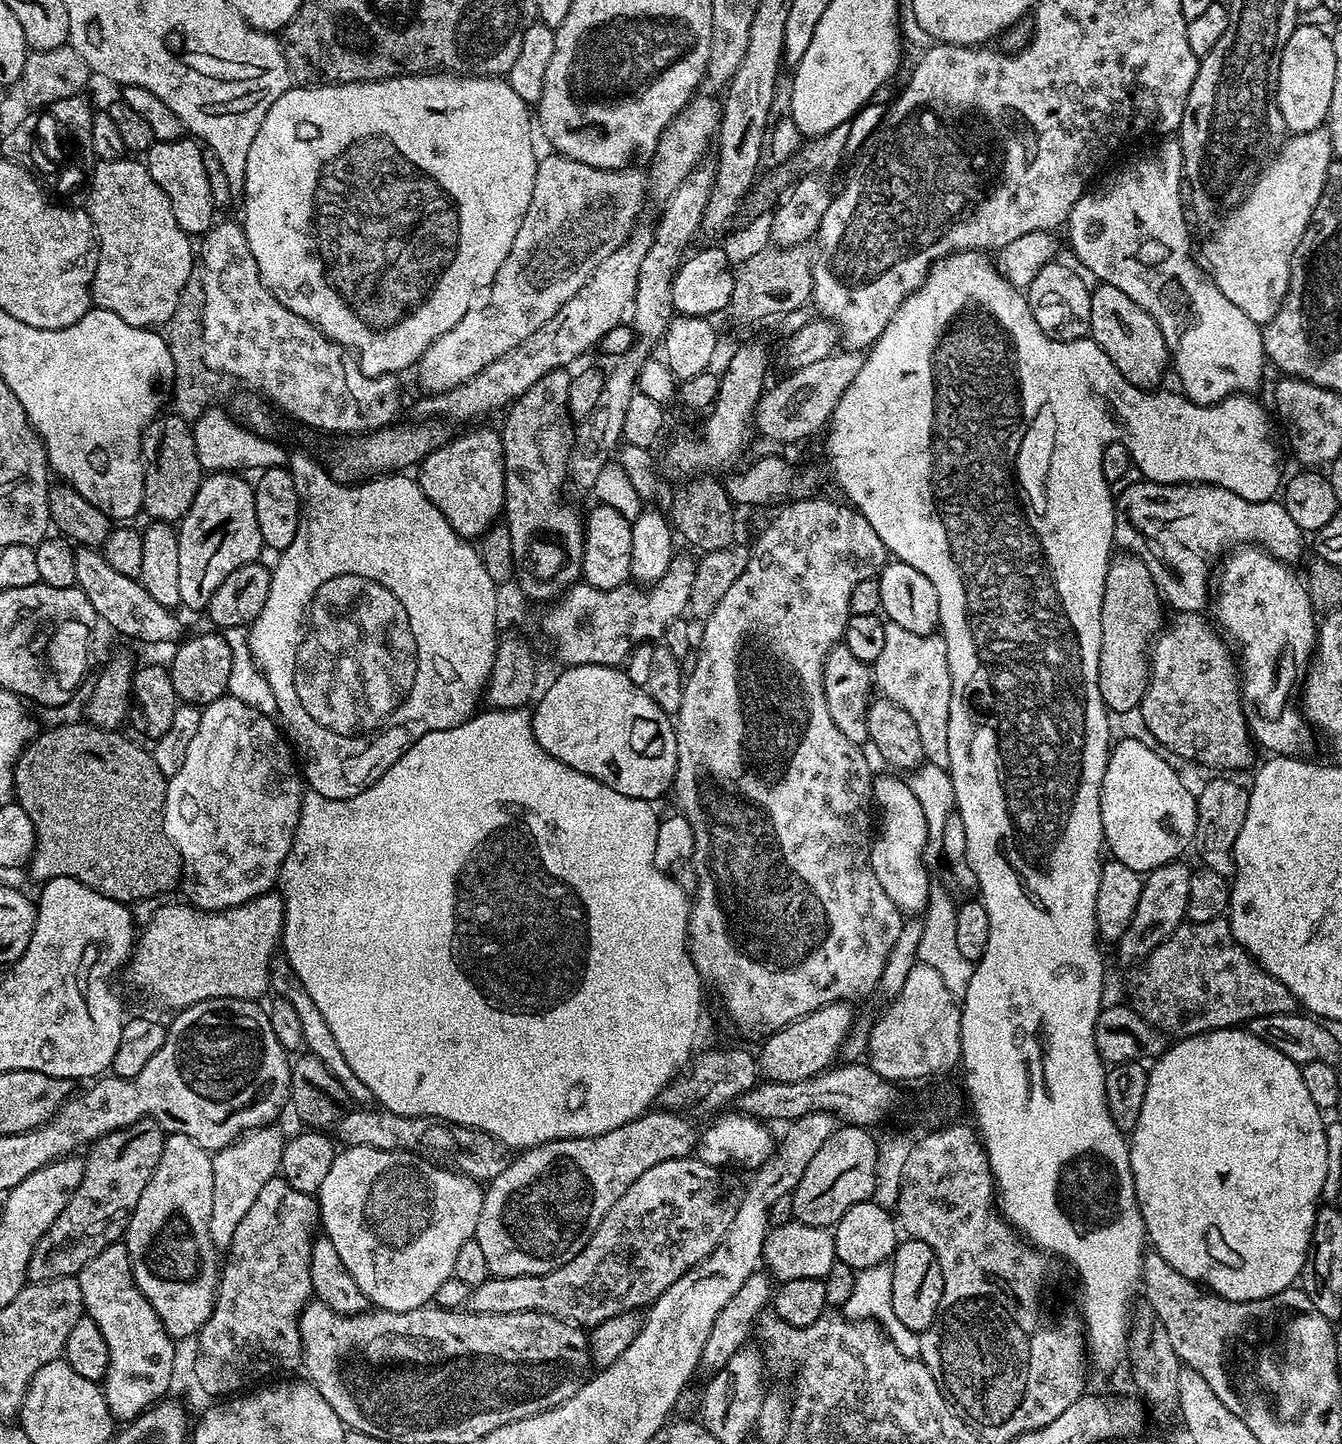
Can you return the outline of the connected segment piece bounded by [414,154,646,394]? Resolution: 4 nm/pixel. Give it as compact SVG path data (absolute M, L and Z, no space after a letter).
M548 154L545 160L543 157L537 163L530 210L526 210L526 218L522 218L522 226L518 226L518 235L514 237L514 246L510 246L510 254L506 254L506 262L498 266L498 274L483 295L471 304L466 314L462 314L462 322L434 341L414 366L416 380L425 388L425 393L445 392L474 378L474 374L486 370L494 358L506 354L506 350L514 350L514 346L526 342L534 330L546 326L560 307L582 290L598 262L610 258L610 254L622 247L637 227L636 219L644 208L646 176L636 170L632 166L602 170L559 154Z

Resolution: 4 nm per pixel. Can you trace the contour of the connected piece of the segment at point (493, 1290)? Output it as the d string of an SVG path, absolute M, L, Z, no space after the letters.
M695 1158L667 1160L666 1162L658 1162L658 1166L650 1166L650 1170L646 1170L646 1174L642 1174L642 1178L638 1178L638 1182L634 1182L630 1185L626 1190L626 1194L622 1194L622 1198L618 1198L618 1202L614 1202L614 1206L610 1206L606 1218L602 1218L602 1222L598 1226L598 1230L594 1230L590 1242L586 1242L584 1249L570 1262L558 1266L558 1270L550 1270L541 1276L519 1276L518 1278L492 1276L486 1282L479 1284L477 1288L471 1289L466 1303L467 1311L481 1312L482 1314L545 1312L551 1316L557 1316L560 1320L570 1320L573 1324L595 1326L605 1322L608 1318L614 1318L615 1315L620 1315L623 1312L647 1309L667 1290L667 1288L674 1286L674 1282L678 1282L678 1278L682 1278L682 1274L684 1274L686 1270L690 1270L698 1262L702 1262L712 1253L712 1251L714 1251L720 1239L724 1237L726 1230L730 1226L730 1222L734 1220L734 1214L740 1205L742 1184L739 1184L734 1177L727 1176L726 1173L727 1171L710 1166L706 1162L702 1162Z

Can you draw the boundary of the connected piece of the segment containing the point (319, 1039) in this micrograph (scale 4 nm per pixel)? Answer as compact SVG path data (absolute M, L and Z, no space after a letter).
M287 958L273 959L270 974L268 975L268 983L271 991L273 993L276 991L292 1007L292 1012L296 1015L296 1024L300 1027L300 1036L304 1039L305 1046L308 1047L305 1049L311 1055L316 1056L320 1062L326 1062L326 1068L330 1070L330 1074L334 1074L334 1078L338 1078L338 1082L342 1082L349 1101L353 1105L371 1105L374 1098L370 1094L366 1082L362 1082L358 1078L358 1074L354 1074L354 1070L350 1070L350 1062L346 1062L342 1050L338 1050L338 1041L334 1038L334 1033L330 1031L330 1025L326 1022L326 1018L322 1018L322 1014L318 1010L316 997L310 994L310 990L306 986L302 986L302 978L298 978L298 974L294 974L294 970Z

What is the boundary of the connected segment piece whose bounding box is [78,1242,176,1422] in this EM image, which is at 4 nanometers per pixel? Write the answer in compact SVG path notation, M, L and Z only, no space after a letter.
M123 1242L106 1246L102 1254L90 1258L78 1279L85 1313L98 1322L98 1330L106 1338L106 1350L110 1350L110 1366L102 1381L106 1406L113 1421L134 1420L169 1395L172 1371L176 1368L174 1338L164 1329L158 1314L154 1314L154 1306L138 1290Z

